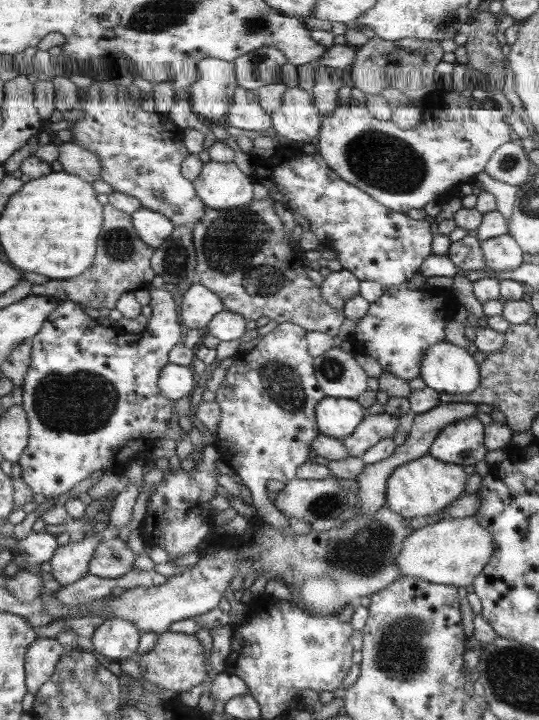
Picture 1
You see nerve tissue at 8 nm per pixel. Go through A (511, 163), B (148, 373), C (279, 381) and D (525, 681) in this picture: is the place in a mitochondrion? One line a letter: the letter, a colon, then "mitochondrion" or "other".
A: mitochondrion
B: other
C: mitochondrion
D: mitochondrion

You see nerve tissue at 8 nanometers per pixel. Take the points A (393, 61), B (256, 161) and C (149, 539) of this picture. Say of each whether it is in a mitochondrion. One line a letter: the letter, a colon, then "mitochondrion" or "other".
A: other
B: other
C: other

